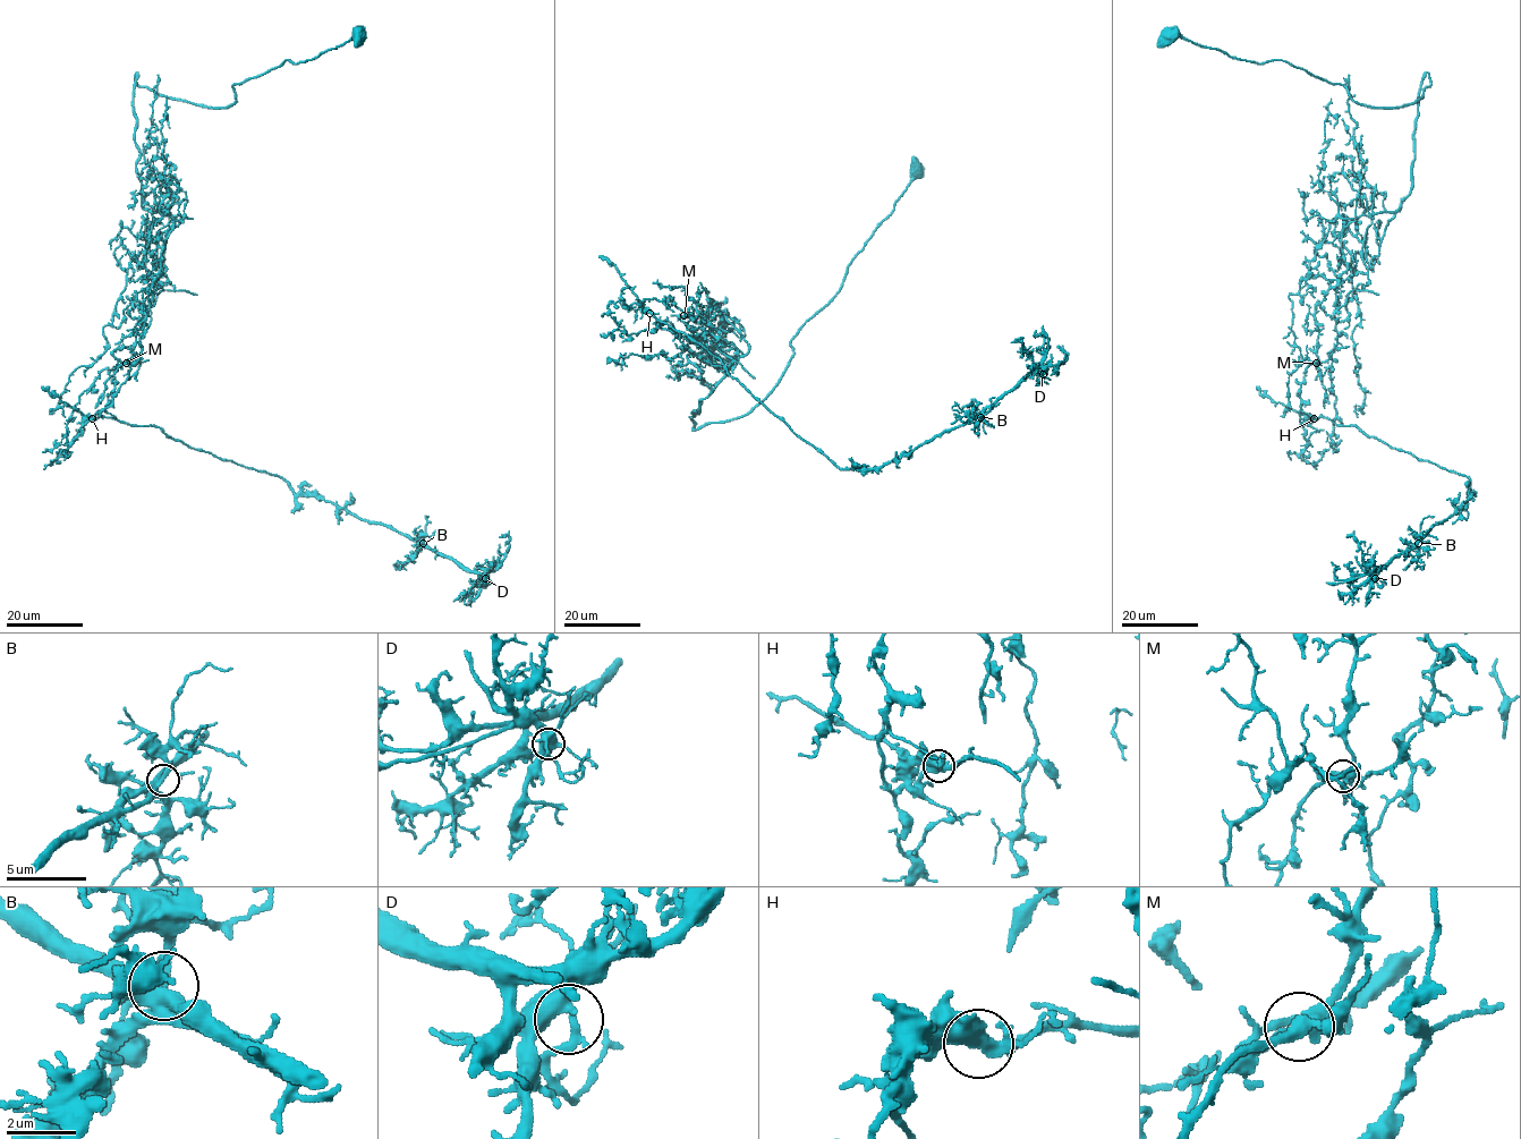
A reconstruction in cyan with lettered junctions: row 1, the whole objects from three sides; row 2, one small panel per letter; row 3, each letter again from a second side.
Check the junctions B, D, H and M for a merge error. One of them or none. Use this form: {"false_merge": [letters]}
{"false_merge": ["H"]}

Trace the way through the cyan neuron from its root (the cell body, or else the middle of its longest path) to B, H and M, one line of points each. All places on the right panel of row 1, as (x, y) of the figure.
B: (1170, 36), (1375, 107), (1429, 75), (1411, 192), (1344, 229), (1298, 393), (1302, 424), (1469, 478), (1418, 543)
H: (1170, 36), (1375, 107), (1429, 75), (1411, 192), (1344, 229), (1317, 306), (1314, 418)
M: (1170, 36), (1286, 61), (1375, 107), (1418, 101), (1429, 75), (1411, 192), (1344, 229), (1316, 363)

